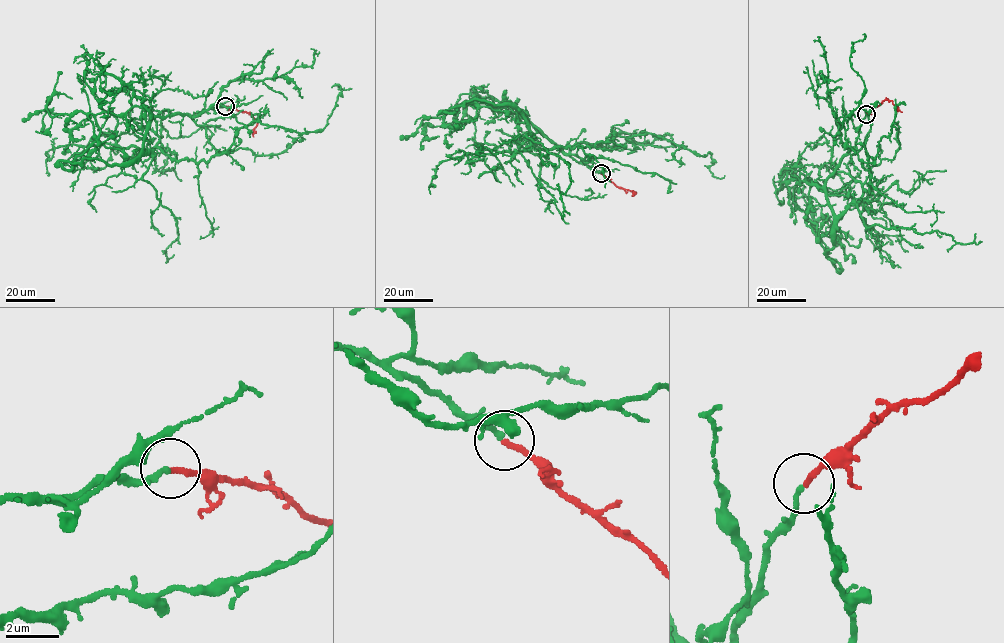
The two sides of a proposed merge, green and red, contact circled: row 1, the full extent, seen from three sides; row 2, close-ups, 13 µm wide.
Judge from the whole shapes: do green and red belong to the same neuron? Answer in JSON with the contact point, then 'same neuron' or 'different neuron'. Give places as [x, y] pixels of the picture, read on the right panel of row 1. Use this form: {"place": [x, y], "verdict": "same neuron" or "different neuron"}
{"place": [866, 114], "verdict": "same neuron"}

